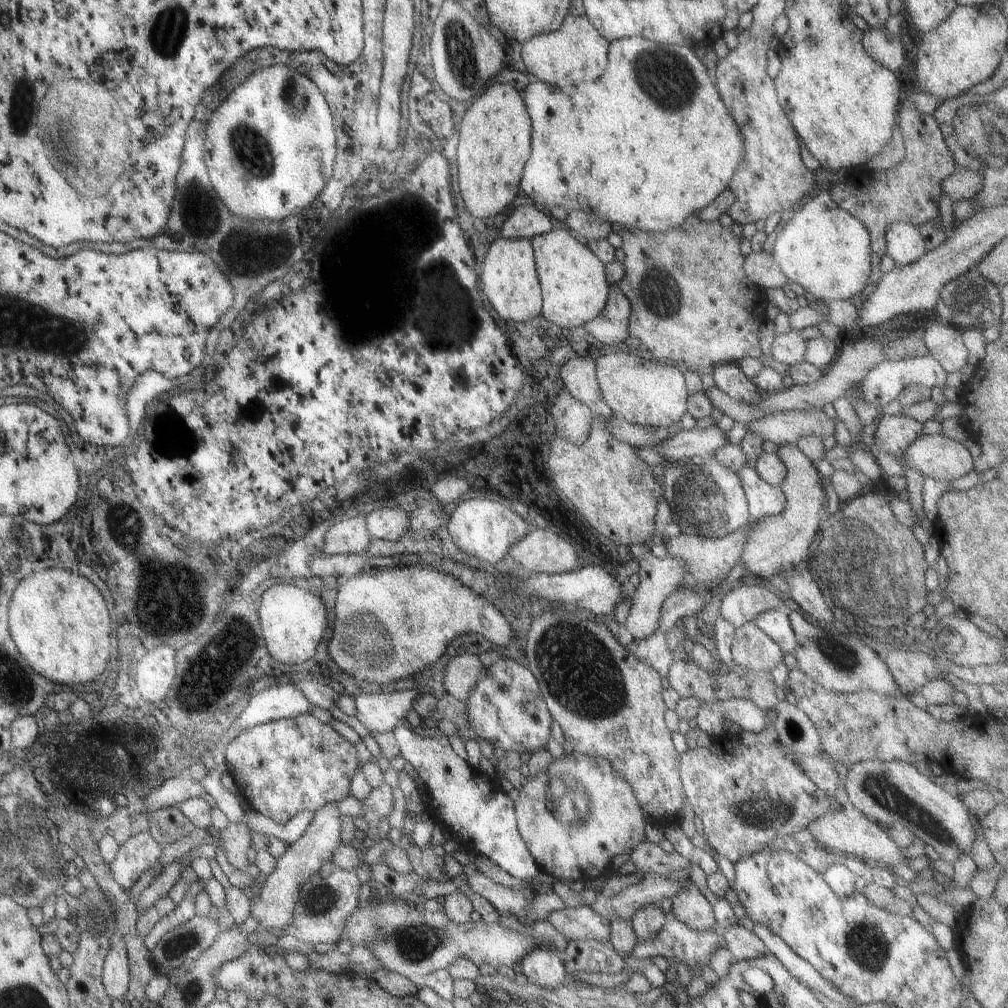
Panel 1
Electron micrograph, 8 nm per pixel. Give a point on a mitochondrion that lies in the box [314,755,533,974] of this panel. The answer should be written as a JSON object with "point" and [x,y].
{"point":[412,945]}

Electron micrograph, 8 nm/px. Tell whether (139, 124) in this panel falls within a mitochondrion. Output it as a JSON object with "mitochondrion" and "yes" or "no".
{"mitochondrion":"no"}

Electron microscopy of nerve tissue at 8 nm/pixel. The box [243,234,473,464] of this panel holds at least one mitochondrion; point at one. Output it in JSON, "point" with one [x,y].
{"point":[254,254]}

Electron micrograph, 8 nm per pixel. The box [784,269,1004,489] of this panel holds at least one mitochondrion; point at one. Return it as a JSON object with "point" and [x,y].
{"point":[971,290]}

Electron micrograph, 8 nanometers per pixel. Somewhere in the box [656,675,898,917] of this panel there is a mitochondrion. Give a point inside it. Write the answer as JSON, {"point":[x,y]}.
{"point":[769,812]}

